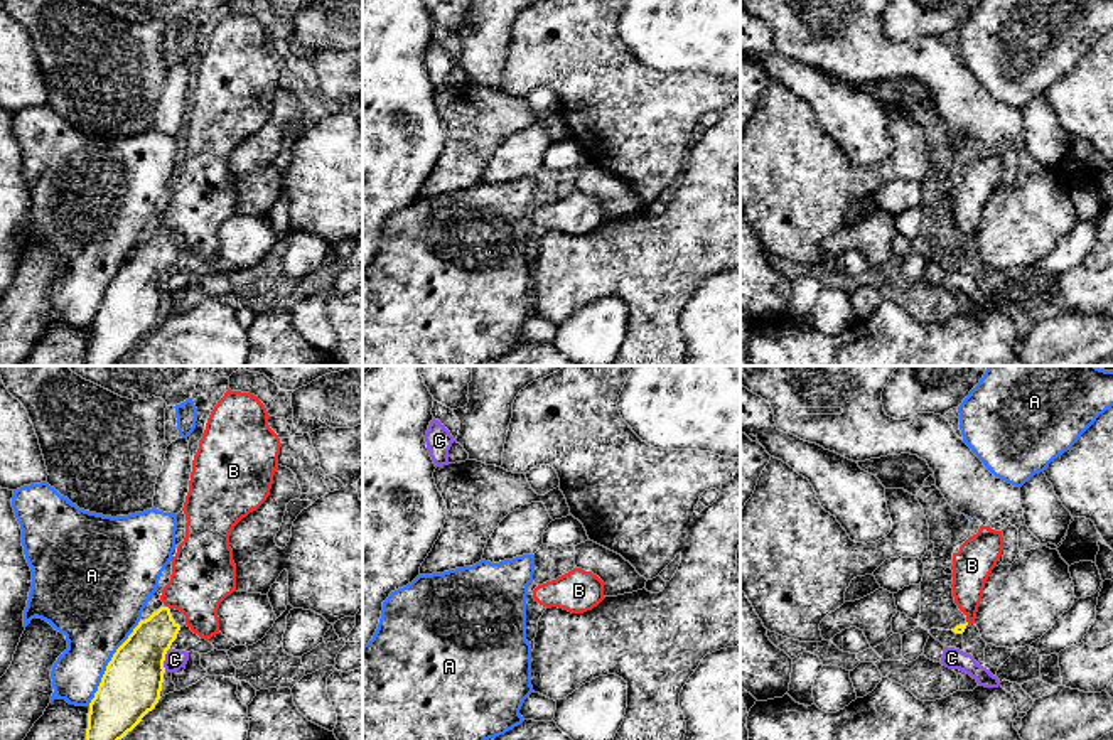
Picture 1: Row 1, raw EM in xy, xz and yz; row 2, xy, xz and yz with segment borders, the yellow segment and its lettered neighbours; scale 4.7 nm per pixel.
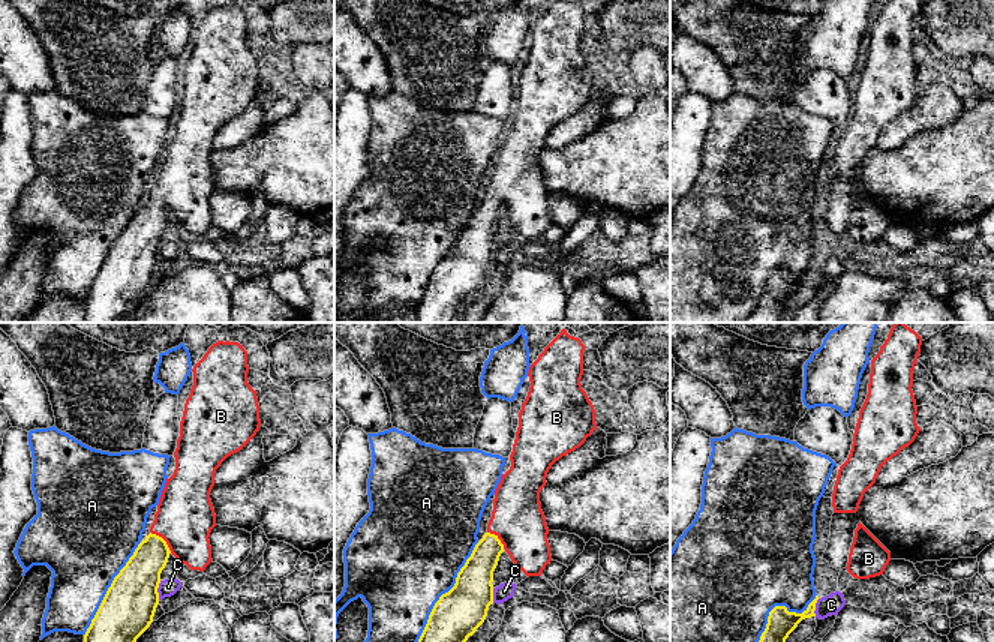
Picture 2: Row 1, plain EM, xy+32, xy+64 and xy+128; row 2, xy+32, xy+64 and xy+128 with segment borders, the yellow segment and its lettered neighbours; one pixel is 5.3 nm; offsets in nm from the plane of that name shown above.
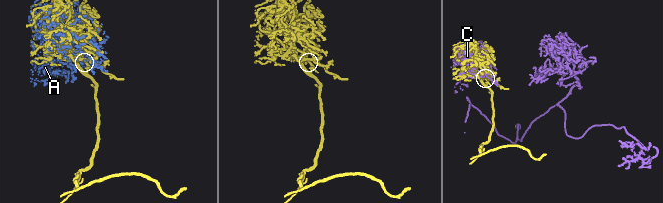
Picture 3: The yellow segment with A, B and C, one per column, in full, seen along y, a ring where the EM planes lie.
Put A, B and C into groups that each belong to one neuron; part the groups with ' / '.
A / B / C

